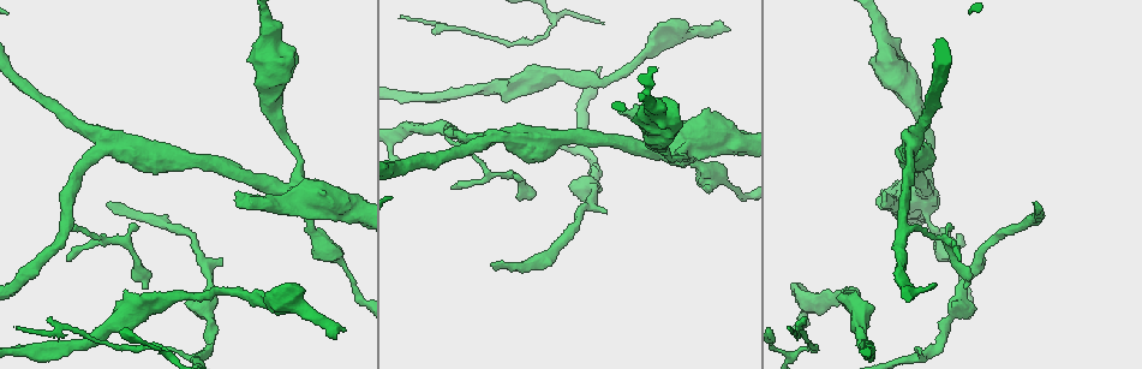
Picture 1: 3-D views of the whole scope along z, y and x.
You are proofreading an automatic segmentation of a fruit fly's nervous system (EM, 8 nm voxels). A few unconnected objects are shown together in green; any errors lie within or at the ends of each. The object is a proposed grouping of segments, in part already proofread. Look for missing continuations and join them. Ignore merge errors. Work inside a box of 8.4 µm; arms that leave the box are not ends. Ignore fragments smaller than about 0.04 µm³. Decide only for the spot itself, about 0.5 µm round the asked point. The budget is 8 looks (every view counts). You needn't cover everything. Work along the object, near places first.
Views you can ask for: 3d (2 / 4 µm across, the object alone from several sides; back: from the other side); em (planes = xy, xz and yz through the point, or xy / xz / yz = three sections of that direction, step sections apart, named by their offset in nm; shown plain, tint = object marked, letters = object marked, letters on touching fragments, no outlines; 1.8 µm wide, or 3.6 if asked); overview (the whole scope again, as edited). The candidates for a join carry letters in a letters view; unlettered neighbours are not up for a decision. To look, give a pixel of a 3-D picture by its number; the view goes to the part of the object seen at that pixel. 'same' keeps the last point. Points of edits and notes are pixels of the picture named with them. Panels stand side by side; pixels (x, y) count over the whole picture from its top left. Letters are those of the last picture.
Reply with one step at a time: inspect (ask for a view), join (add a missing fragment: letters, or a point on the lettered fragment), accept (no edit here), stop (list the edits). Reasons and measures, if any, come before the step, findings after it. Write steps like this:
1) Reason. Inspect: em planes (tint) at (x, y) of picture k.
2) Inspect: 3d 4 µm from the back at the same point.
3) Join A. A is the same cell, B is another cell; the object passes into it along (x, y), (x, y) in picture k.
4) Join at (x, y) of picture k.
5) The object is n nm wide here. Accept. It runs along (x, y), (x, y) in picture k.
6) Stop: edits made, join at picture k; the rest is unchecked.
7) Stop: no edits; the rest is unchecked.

Inspect: em yz step 16 (letters) at (493, 263) of picture 1.

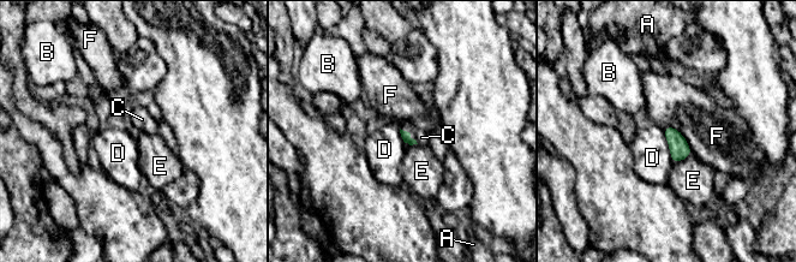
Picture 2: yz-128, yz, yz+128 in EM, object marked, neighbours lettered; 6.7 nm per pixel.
Join C. C is the same cell, A, B, D, E and F are other cells; it goes on there.

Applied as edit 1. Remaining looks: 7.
Inspect: overview.

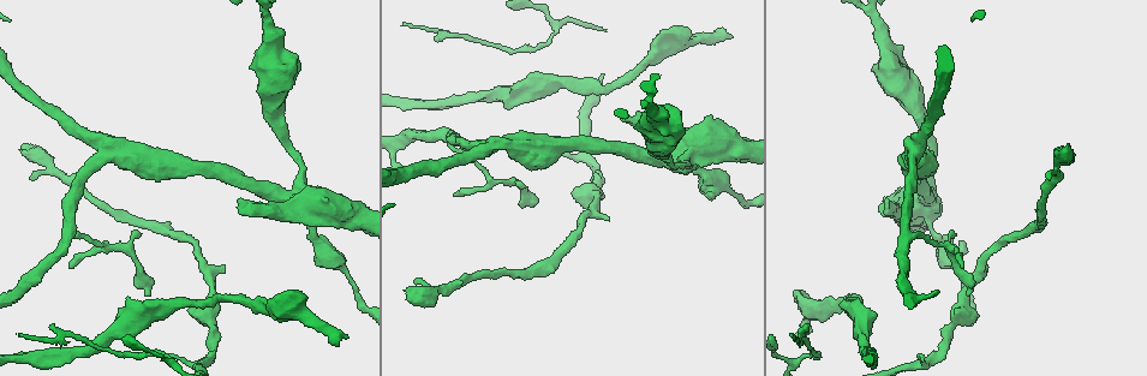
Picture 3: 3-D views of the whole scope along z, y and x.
Inspect: em planes (letters) at (730, 36) of picture 3.

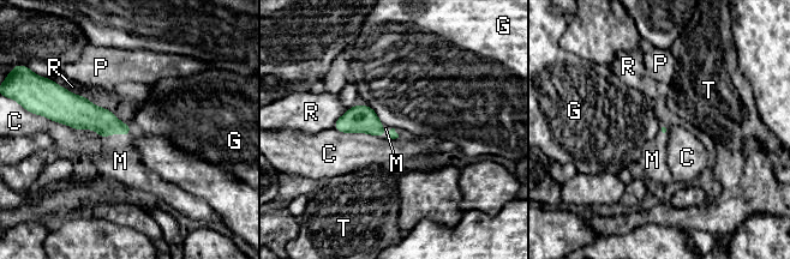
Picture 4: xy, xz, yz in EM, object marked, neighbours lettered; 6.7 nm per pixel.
Join M. M is the same cell, C, G, P, R and T are other cells; the object passes into it along (85, 115), (118, 132), (120, 161) in picture 4; it goes on there.

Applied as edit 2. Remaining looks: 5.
Free end. Inspect: 3d 2 µm at (885, 206) of picture 3.

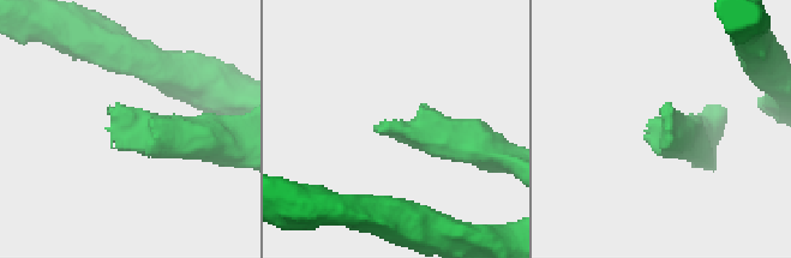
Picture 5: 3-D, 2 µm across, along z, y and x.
Inspect: em planes (tint) at (373, 128) of picture 5.

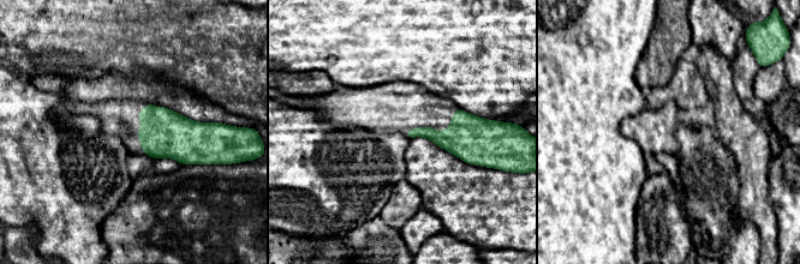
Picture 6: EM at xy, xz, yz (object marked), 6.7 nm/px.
Inspect: em planes (letters) at the same point.

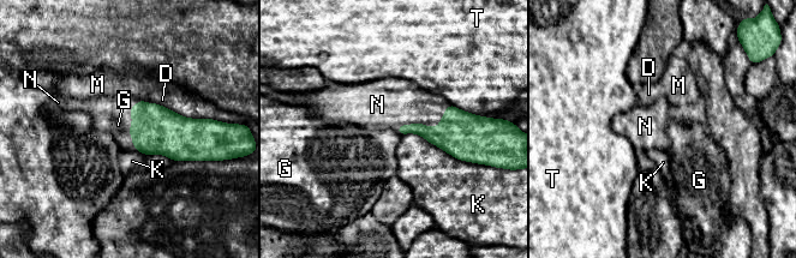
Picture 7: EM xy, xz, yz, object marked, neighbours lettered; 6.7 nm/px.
Join N. N is the same cell, D, G, K, M and T are other cells; the object passes into it along (155, 130), (127, 128), (106, 114) in picture 7; it goes on there.

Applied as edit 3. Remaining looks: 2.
Stop: edits made, join at picture 2, join at picture 4, join at picture 7; the rest is unchecked.

